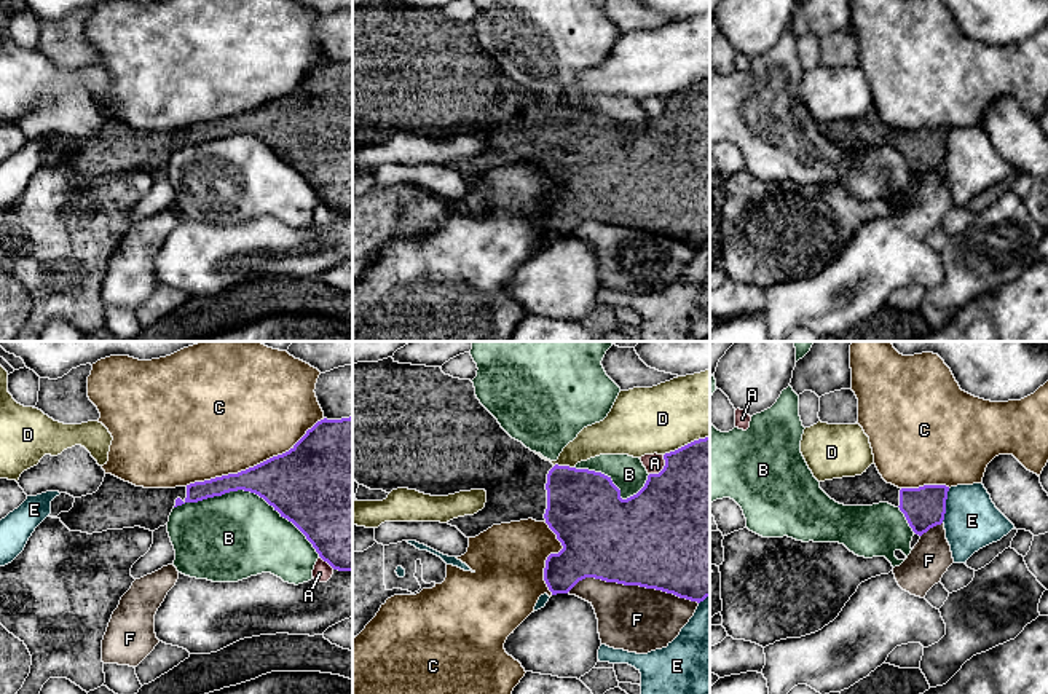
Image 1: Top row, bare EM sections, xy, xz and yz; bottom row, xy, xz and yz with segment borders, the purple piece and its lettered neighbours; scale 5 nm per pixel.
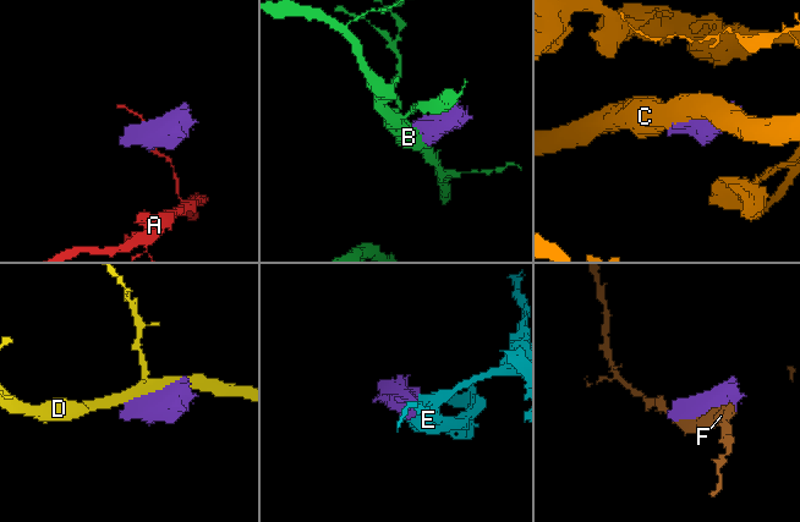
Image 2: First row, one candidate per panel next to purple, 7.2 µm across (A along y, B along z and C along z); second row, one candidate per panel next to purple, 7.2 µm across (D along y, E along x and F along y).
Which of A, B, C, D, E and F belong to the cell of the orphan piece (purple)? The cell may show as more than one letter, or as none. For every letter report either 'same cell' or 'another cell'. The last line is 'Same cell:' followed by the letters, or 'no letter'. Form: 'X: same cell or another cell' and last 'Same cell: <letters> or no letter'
A: another cell
B: another cell
C: another cell
D: another cell
E: another cell
F: another cell
Same cell: no letter

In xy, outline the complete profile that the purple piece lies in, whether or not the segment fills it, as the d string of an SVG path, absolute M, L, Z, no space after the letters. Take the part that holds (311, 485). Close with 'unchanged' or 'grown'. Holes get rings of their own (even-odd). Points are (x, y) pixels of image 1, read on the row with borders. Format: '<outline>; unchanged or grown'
M353 416L324 418L308 429L289 451L238 474L187 487L144 488L105 474L96 493L75 498L69 512L61 512L53 519L59 519L70 531L88 534L134 526L155 531L167 525L174 507L238 490L263 498L306 536L319 557L333 570L353 571Z; grown

